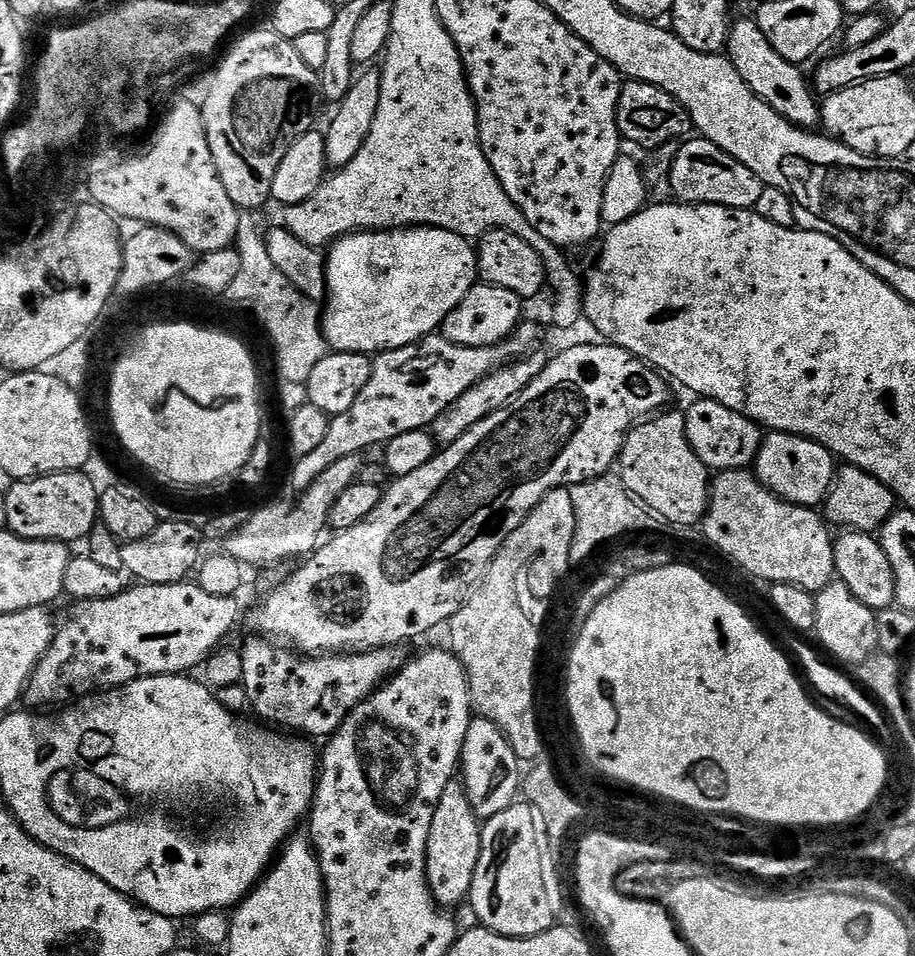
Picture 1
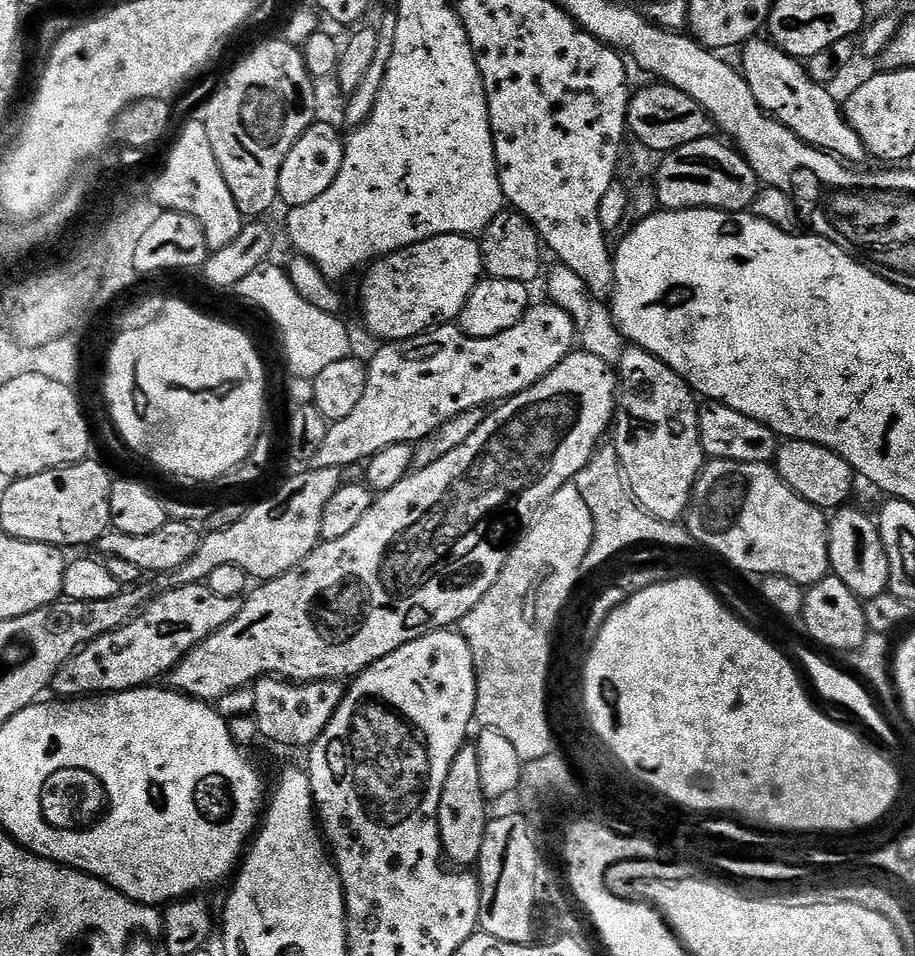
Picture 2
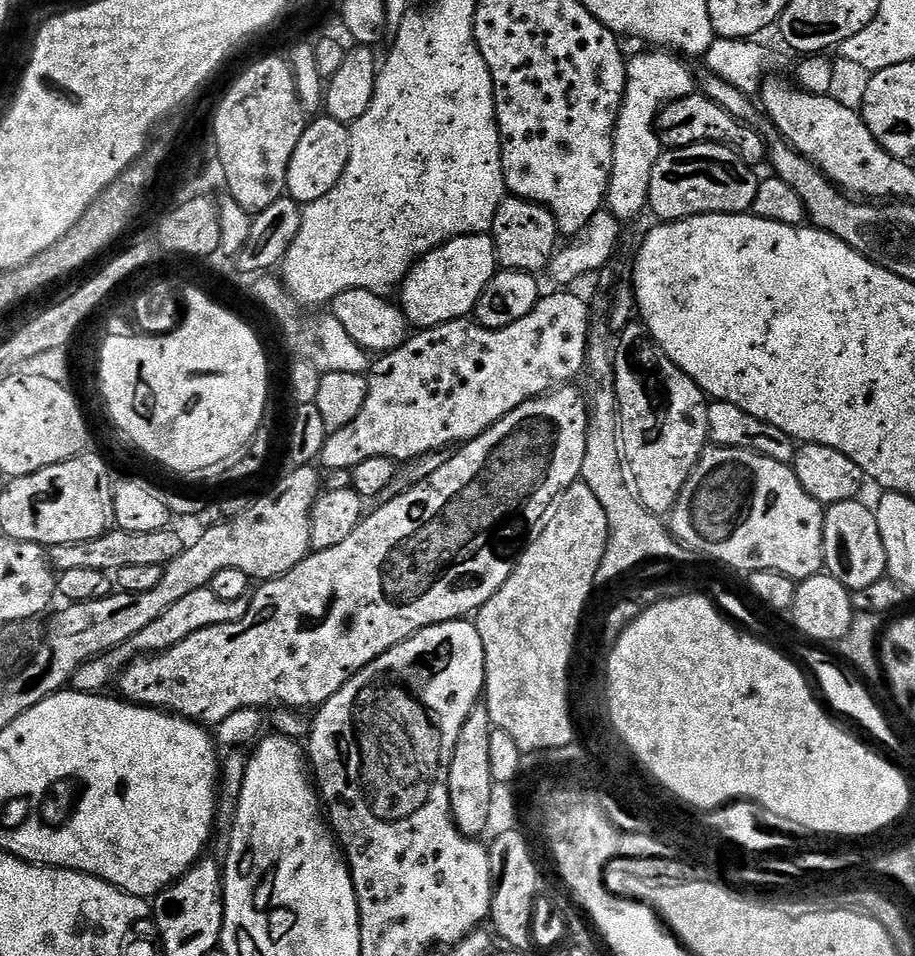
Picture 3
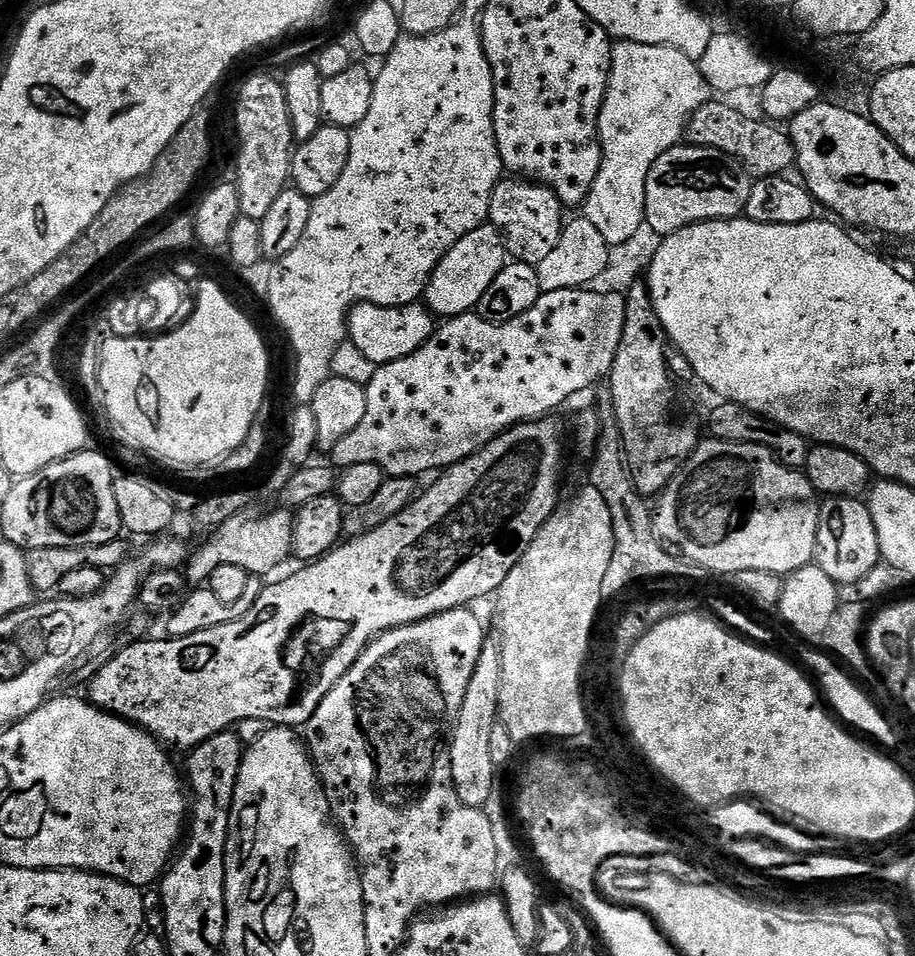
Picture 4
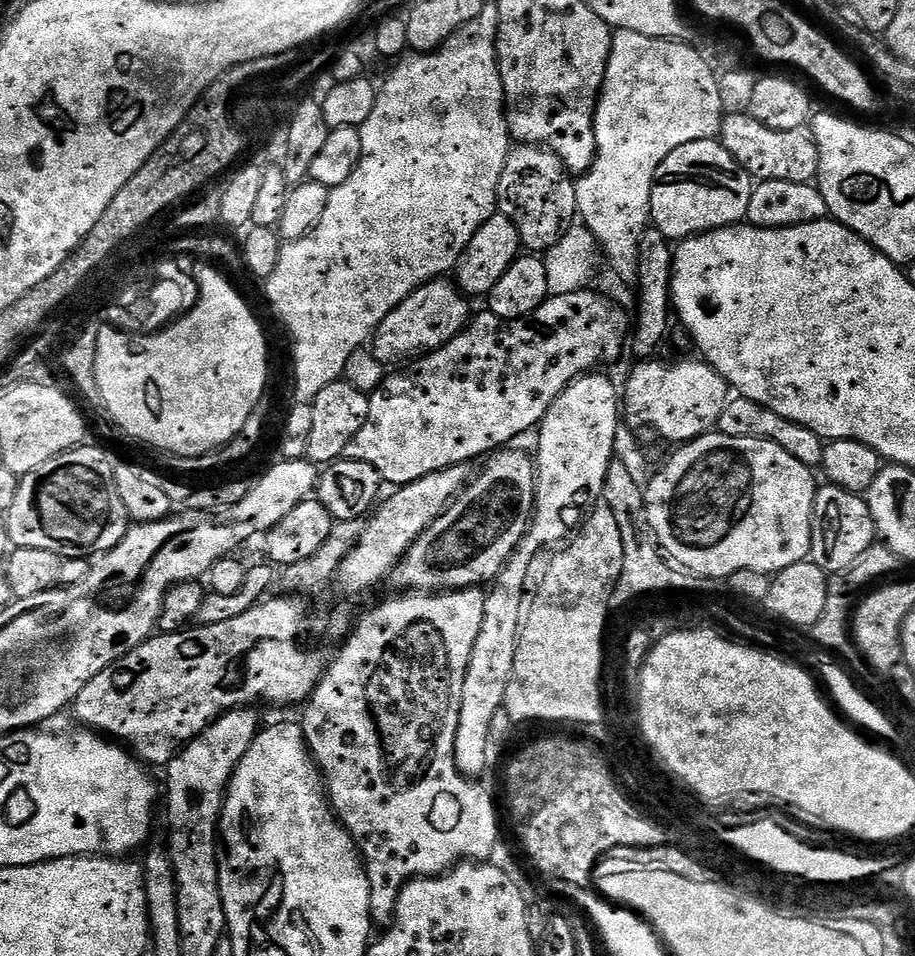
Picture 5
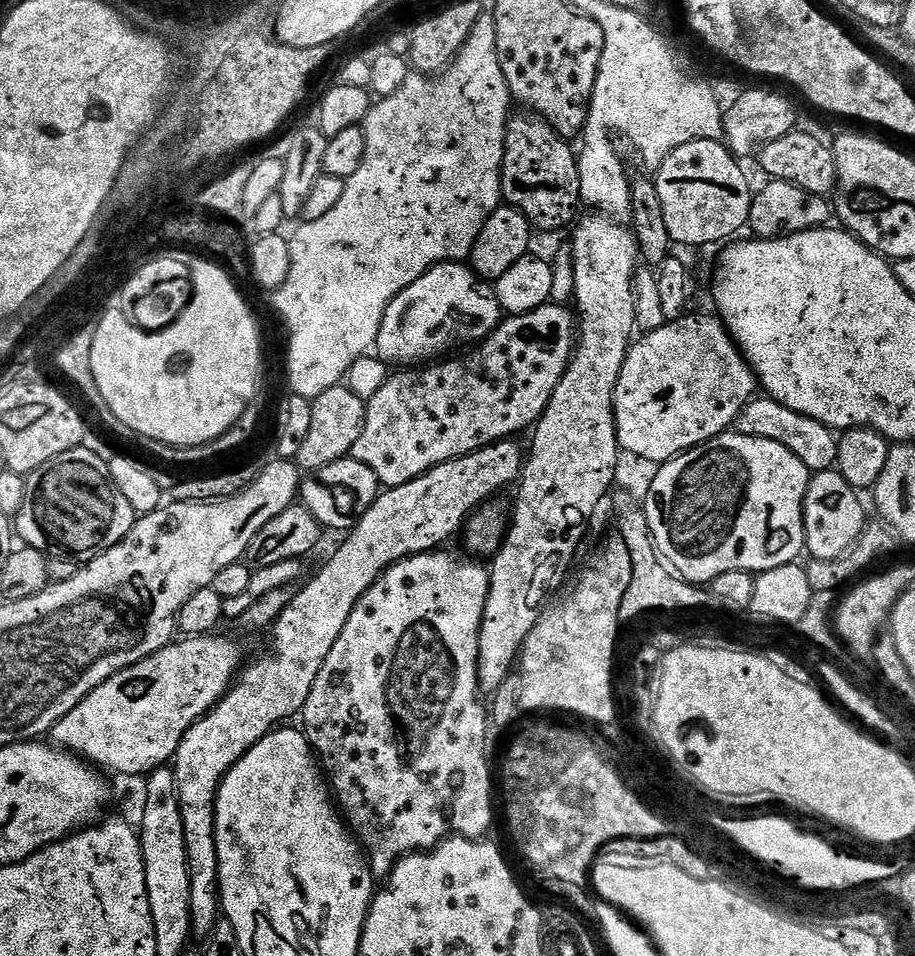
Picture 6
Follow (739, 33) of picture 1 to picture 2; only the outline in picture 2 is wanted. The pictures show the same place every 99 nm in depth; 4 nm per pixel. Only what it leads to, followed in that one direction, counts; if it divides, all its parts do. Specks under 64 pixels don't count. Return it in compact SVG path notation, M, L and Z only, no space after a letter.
M768 38L749 40L740 54L739 71L744 73L744 80L763 112L789 128L795 136L802 138L802 142L831 152L853 166L863 165L869 159L862 138L858 138L844 119L838 100L836 104L835 98L828 93L829 89L810 78L807 67L797 57L786 55Z

